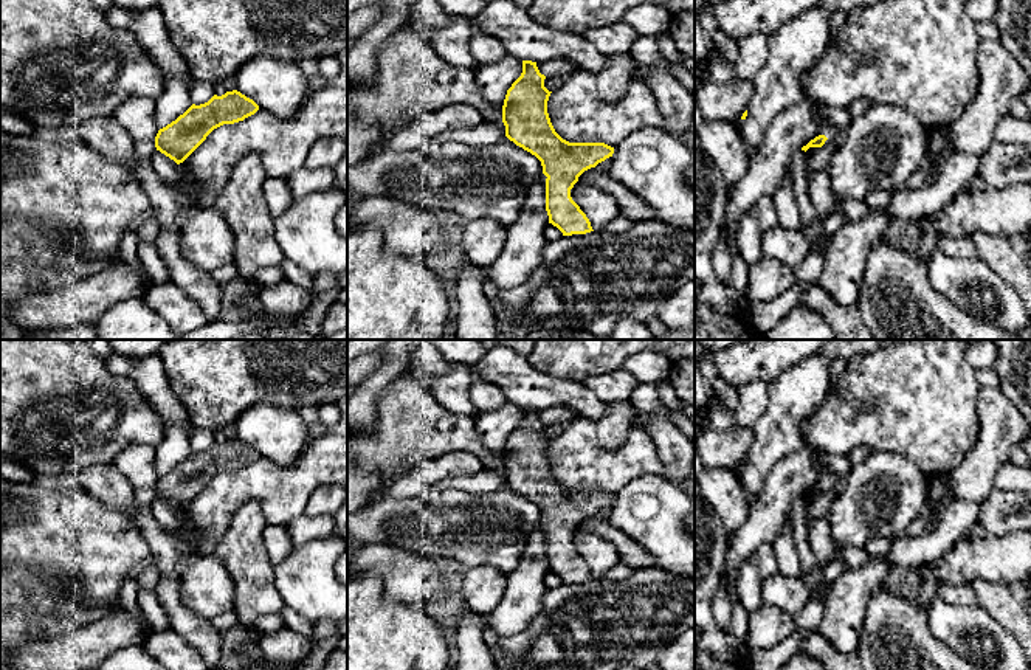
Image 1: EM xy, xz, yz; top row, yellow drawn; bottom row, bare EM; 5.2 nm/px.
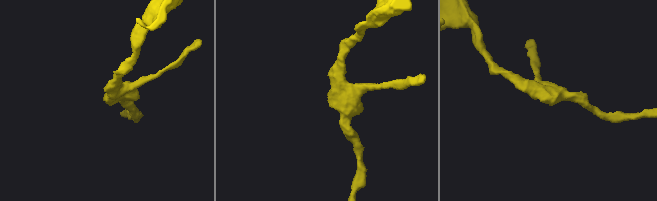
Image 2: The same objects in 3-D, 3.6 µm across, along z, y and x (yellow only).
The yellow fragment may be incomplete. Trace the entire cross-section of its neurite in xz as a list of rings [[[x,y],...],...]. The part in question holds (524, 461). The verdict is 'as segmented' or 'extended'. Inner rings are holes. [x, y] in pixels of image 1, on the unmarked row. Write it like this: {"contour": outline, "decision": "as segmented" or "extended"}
{"contour": [[[522,408],[522,420],[507,437],[502,453],[505,484],[541,509],[543,521],[547,524],[546,558],[549,571],[557,574],[563,583],[586,582],[594,577],[586,561],[572,547],[571,537],[584,518],[612,504],[614,495],[605,490],[569,490],[563,487],[555,479],[547,461],[547,448],[552,439],[544,434],[544,427],[546,423],[540,420],[536,409]]], "decision": "as segmented"}

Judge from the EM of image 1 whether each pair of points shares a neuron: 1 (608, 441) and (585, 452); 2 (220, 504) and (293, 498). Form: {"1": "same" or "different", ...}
{"1": "different", "2": "same"}

